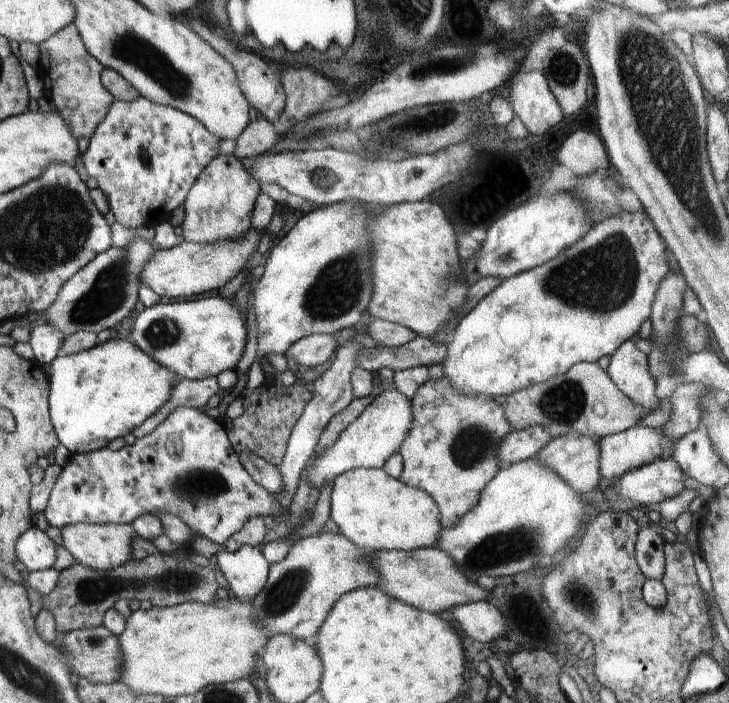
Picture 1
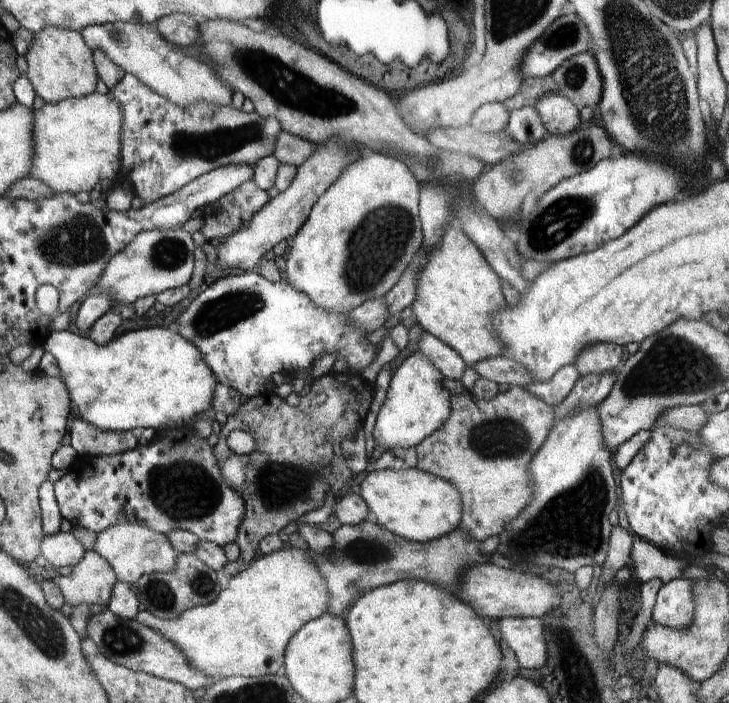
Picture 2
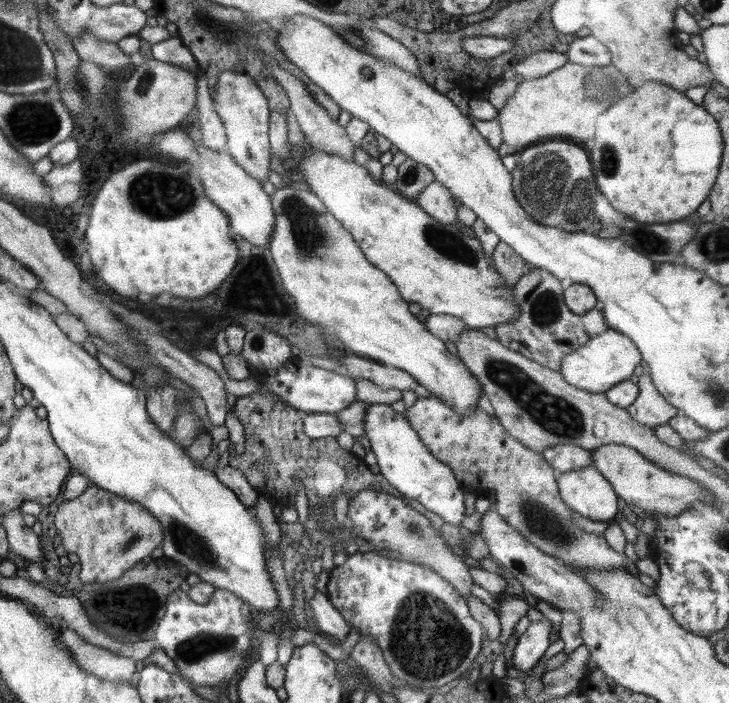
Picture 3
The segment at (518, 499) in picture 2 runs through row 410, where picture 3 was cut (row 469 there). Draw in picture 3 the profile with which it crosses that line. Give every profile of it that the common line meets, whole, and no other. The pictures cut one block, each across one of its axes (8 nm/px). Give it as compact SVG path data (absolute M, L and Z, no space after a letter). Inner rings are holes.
M436 397L425 399L417 398L415 403L407 408L403 415L408 419L411 427L417 432L422 444L440 462L450 467L455 474L456 481L464 488L474 490L476 494L489 492L496 495L496 510L500 516L519 533L529 540L538 550L552 555L566 566L587 566L596 570L605 568L625 568L626 570L640 572L650 576L656 582L660 574L660 567L648 556L632 562L624 553L616 552L610 548L605 536L586 532L572 520L572 509L561 499L556 481L556 470L545 461L543 453L527 449L524 444L510 436L499 423L497 417L492 417L479 407L461 415L451 406Z

